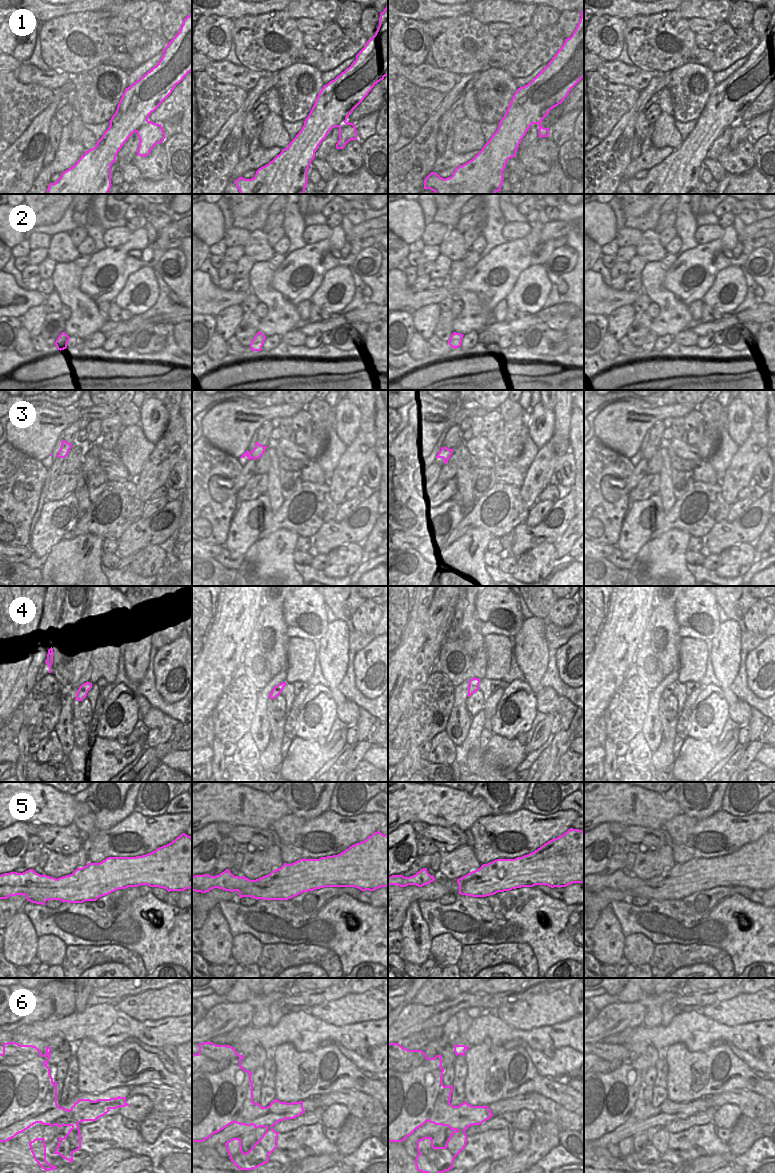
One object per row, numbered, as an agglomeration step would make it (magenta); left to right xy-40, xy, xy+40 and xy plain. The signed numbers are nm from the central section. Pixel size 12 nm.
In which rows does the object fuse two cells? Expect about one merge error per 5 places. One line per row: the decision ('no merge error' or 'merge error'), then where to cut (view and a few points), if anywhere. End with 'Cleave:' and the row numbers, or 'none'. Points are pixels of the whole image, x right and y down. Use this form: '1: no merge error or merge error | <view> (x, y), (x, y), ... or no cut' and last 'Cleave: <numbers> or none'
1: no merge error | no cut
2: no merge error | no cut
3: no merge error | no cut
4: no merge error | no cut
5: no merge error | no cut
6: merge error | xy+40 (457, 1129), (464, 1130)
Cleave: 6

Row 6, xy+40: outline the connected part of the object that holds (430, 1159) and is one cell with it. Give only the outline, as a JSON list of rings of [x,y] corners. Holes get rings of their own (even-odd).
[[[465,1130],[453,1131],[445,1147],[435,1147],[432,1137],[417,1141],[418,1155],[415,1159],[417,1170],[422,1173],[444,1173],[453,1168],[454,1158],[465,1148]]]

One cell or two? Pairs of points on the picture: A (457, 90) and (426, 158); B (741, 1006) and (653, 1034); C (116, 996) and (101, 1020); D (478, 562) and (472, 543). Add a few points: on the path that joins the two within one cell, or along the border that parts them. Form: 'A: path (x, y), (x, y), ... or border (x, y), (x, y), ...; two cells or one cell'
A: path (443, 107), (430, 126), (426, 141); one cell
B: border (699, 1008), (704, 1015), (729, 1025); two cells
C: border (87, 1002), (99, 1002), (112, 1007); two cells
D: path (473, 557), (472, 548); one cell

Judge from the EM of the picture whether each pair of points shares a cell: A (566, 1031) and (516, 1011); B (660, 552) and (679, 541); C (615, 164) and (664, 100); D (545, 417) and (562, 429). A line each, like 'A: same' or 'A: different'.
A: different
B: same
C: different
D: different

